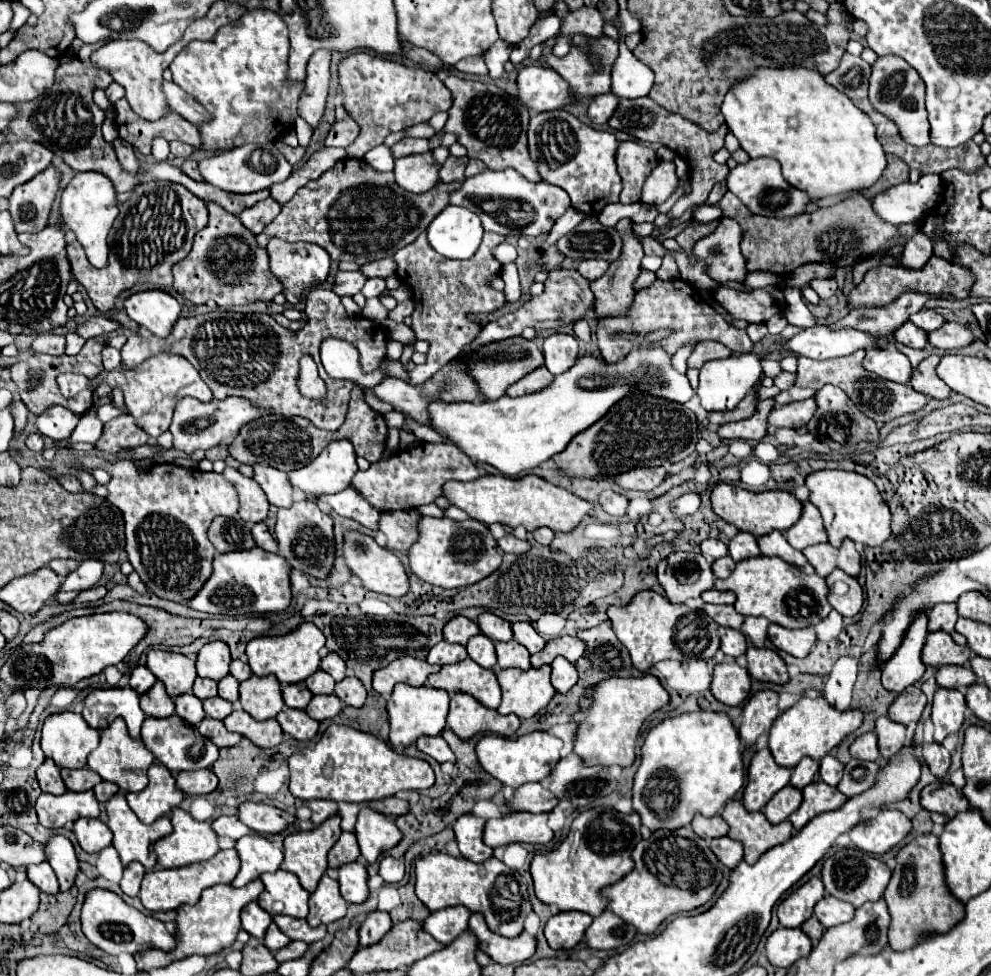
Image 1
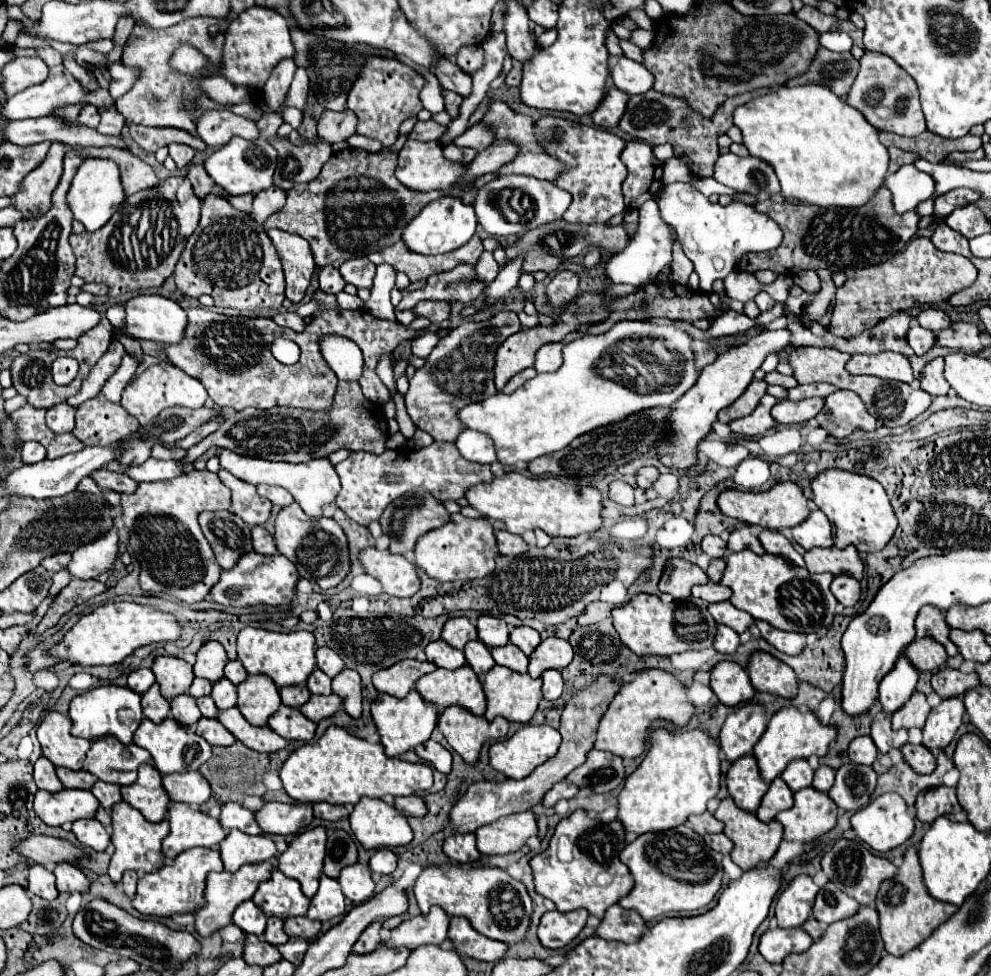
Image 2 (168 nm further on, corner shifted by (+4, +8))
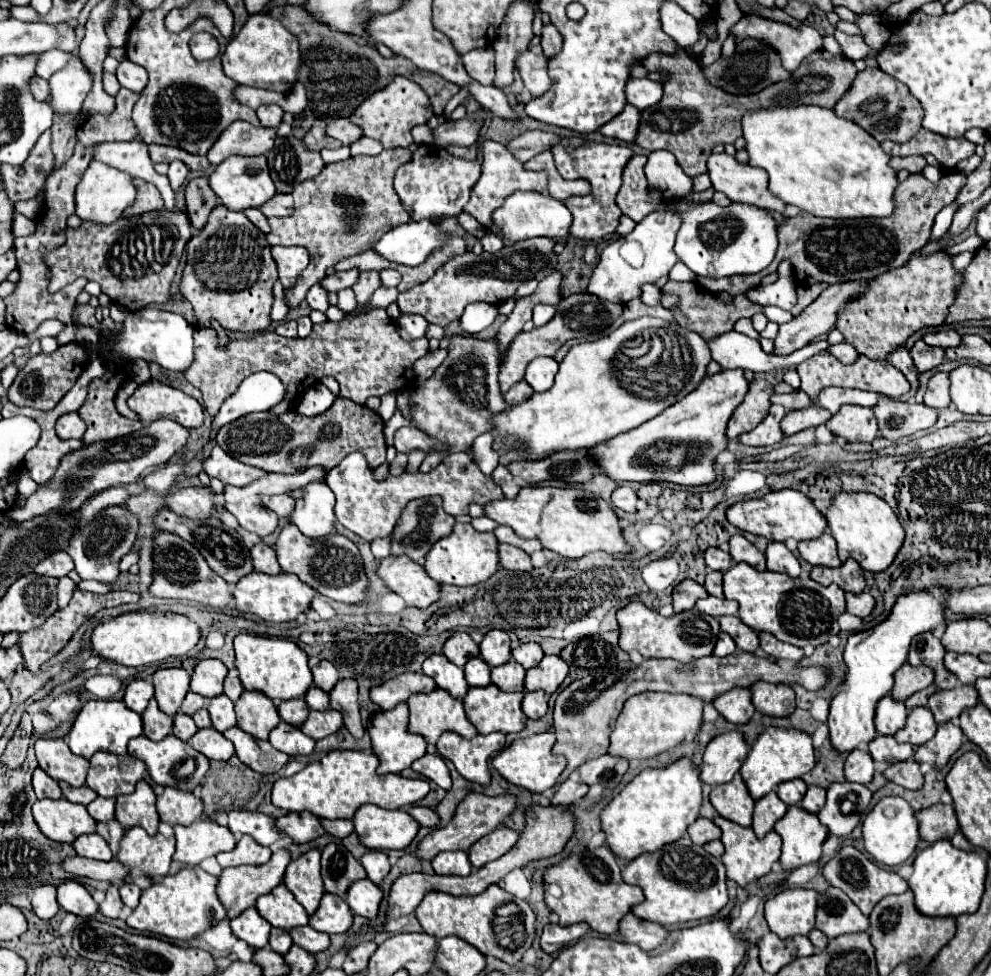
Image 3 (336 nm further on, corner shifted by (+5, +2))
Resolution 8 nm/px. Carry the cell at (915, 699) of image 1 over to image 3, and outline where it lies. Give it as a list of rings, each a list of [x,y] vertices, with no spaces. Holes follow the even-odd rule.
[[[915,706],[907,716],[905,726],[897,730],[897,734],[893,736],[897,742],[909,742],[913,746],[921,746],[933,738],[935,730],[937,730],[937,724],[933,720],[933,712],[925,706]]]

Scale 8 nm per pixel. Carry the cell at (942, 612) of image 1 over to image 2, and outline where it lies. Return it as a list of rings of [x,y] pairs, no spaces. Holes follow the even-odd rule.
[[[926,606],[918,612],[916,616],[916,638],[932,638],[936,642],[940,642],[946,648],[946,654],[950,658],[958,656],[958,648],[954,648],[954,644],[950,644],[950,628],[946,628],[946,620],[944,614]]]

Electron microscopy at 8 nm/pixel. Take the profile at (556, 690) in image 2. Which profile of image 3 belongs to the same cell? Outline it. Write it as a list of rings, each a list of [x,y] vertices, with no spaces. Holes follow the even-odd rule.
[[[543,690],[525,692],[523,712],[527,714],[527,718],[543,718],[547,714],[547,700],[549,700],[549,696]]]

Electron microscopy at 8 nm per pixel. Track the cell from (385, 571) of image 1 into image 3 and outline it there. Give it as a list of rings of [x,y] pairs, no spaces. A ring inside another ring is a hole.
[[[387,556],[381,560],[377,576],[391,592],[399,594],[407,606],[427,608],[431,602],[439,600],[439,582],[431,580],[425,568],[411,558]]]

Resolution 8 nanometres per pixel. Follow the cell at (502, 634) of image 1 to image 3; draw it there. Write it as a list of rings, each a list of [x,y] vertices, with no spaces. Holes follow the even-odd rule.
[[[489,630],[481,644],[481,658],[489,666],[501,666],[511,660],[511,648],[509,648],[509,634],[505,630]]]

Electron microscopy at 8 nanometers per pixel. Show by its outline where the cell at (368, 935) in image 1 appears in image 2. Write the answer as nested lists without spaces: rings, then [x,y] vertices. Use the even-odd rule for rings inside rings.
[[[380,922],[370,924],[370,928],[366,928],[362,932],[362,936],[358,938],[358,942],[352,946],[352,954],[370,954],[370,952],[374,952],[382,944],[380,928],[382,928]]]

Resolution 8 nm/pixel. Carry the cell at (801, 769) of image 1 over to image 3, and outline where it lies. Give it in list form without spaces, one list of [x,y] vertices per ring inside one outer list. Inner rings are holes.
[[[799,778],[799,780],[789,780],[789,782],[783,782],[781,786],[777,786],[777,794],[779,798],[787,804],[787,806],[795,806],[801,802],[801,798],[805,796],[805,790],[807,790],[807,784]]]

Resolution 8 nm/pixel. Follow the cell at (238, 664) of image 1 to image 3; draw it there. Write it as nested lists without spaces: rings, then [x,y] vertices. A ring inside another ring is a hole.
[[[235,668],[235,670],[229,670],[228,674],[225,678],[225,690],[223,690],[233,702],[241,696],[241,692],[243,692],[243,684],[241,684],[241,680],[239,679],[239,672]]]

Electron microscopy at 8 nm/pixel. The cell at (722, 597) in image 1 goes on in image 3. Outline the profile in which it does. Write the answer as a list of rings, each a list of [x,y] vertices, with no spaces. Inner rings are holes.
[[[707,596],[701,602],[697,602],[697,610],[703,614],[711,614],[715,618],[725,616],[725,614],[737,614],[737,602],[727,600],[727,598],[715,598],[715,596]]]

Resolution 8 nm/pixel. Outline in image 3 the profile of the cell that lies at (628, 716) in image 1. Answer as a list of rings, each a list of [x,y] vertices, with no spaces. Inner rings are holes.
[[[645,692],[629,698],[615,722],[611,732],[609,754],[625,760],[645,760],[655,758],[669,748],[679,746],[689,732],[697,732],[701,726],[703,700],[689,694],[665,694],[665,692]]]

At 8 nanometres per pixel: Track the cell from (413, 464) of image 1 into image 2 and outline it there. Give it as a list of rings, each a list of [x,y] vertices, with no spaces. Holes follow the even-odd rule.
[[[434,442],[422,450],[386,450],[382,456],[374,456],[370,452],[352,452],[334,468],[342,480],[342,490],[336,498],[336,504],[350,520],[360,526],[368,526],[370,520],[378,522],[384,508],[412,488],[426,488],[442,502],[458,502],[470,488],[476,484],[488,484],[494,478],[488,464],[466,460],[450,442]]]

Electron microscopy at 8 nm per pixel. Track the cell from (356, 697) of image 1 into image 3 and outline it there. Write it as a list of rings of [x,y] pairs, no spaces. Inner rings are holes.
[[[345,678],[339,680],[335,684],[335,688],[331,690],[331,708],[339,710],[343,714],[345,726],[347,730],[355,736],[361,738],[363,736],[363,724],[361,724],[361,716],[359,716],[359,702],[357,702],[357,680],[353,678]]]

